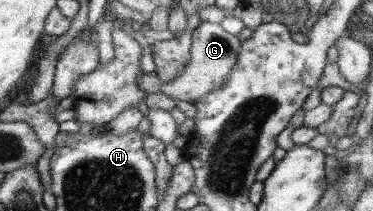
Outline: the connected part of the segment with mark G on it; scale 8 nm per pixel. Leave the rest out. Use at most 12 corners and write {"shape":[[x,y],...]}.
{"shape":[[219,23],[193,30],[190,60],[160,92],[190,109],[224,86],[241,41]]}

